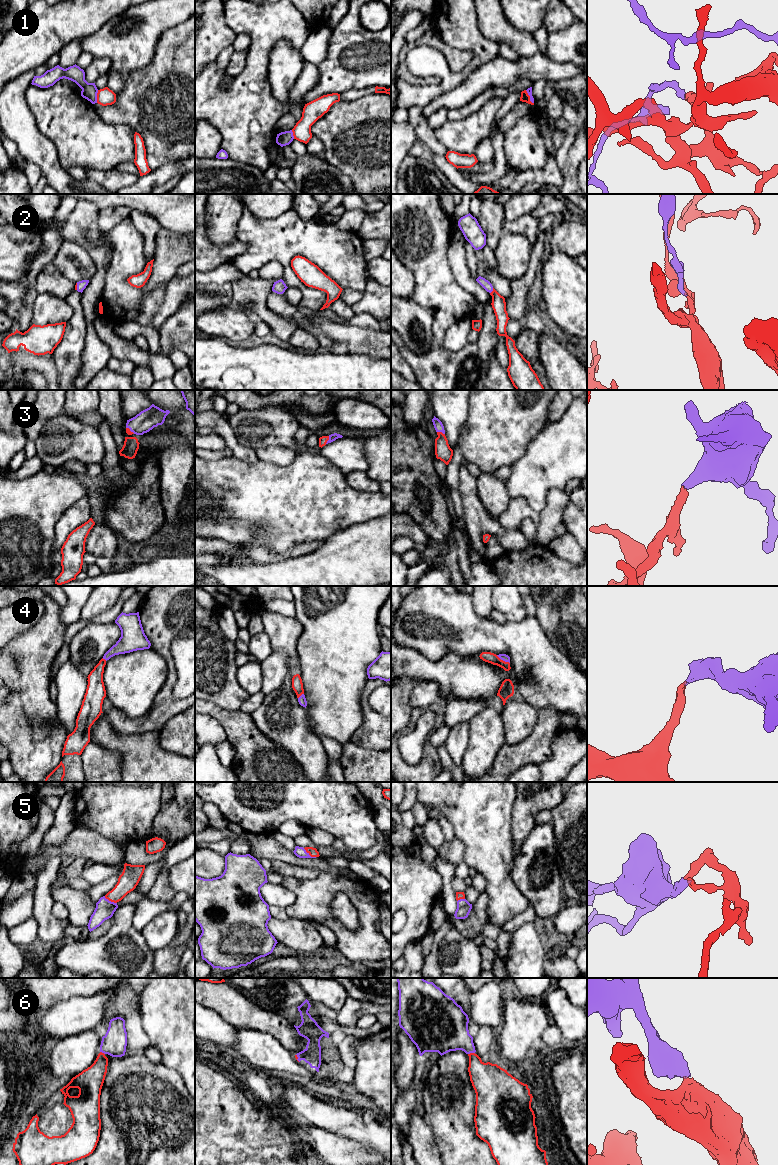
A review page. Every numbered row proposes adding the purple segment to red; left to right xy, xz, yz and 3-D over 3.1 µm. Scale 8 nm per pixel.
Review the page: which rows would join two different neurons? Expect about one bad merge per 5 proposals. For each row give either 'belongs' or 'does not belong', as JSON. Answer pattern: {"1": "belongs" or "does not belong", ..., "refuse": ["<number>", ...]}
{"1": "does not belong", "2": "belongs", "3": "belongs", "4": "belongs", "5": "belongs", "6": "belongs", "refuse": ["1"]}

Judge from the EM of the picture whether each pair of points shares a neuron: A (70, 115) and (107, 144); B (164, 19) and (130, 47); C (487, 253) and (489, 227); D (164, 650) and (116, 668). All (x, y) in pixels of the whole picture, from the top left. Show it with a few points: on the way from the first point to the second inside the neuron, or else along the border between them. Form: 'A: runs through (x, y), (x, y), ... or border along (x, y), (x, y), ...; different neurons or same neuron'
A: runs through (79, 124), (98, 143); same neuron
B: runs through (156, 21), (138, 39); same neuron
C: border along (486, 244), (493, 249); different neurons
D: border along (150, 647), (164, 659), (168, 674); different neurons

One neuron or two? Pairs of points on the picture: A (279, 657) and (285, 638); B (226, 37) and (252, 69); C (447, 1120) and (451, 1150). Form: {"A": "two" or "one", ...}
{"A": "two", "B": "two", "C": "one"}

